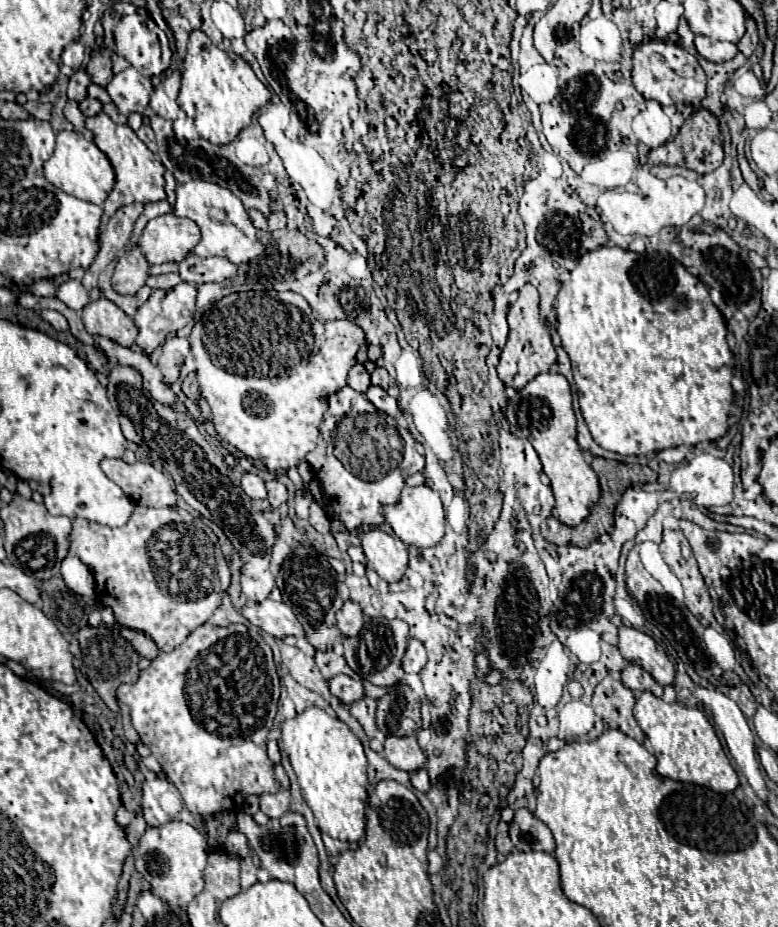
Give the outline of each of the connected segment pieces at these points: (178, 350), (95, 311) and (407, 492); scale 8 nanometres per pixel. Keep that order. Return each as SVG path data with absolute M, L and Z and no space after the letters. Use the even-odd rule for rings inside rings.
M178 336L167 338L162 346L162 356L160 356L160 370L164 374L166 384L174 384L178 380L182 362L188 356L190 344L186 338Z
M98 298L88 302L82 310L86 332L92 336L104 336L120 346L132 346L138 336L138 328L130 316L126 316L114 302Z
M404 486L400 500L396 504L382 508L386 524L394 530L394 536L398 536L404 544L430 548L436 546L444 536L444 508L438 492L434 492L428 486Z

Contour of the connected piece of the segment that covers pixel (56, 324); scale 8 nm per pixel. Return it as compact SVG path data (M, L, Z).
M42 310L40 316L42 316L52 328L56 328L56 330L68 330L68 322L66 322L66 318L64 318L60 312L56 312L56 310Z

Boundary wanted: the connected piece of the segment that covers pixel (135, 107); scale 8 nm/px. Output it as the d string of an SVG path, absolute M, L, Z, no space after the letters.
M128 66L126 70L114 74L106 90L120 114L128 116L132 112L144 112L144 108L148 106L152 84L150 78L142 76L136 68Z

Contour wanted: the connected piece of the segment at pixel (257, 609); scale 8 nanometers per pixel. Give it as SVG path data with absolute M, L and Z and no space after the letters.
M266 598L266 602L246 602L240 610L244 618L248 618L254 626L272 634L274 638L284 638L288 634L302 636L302 626L294 612L282 604Z

